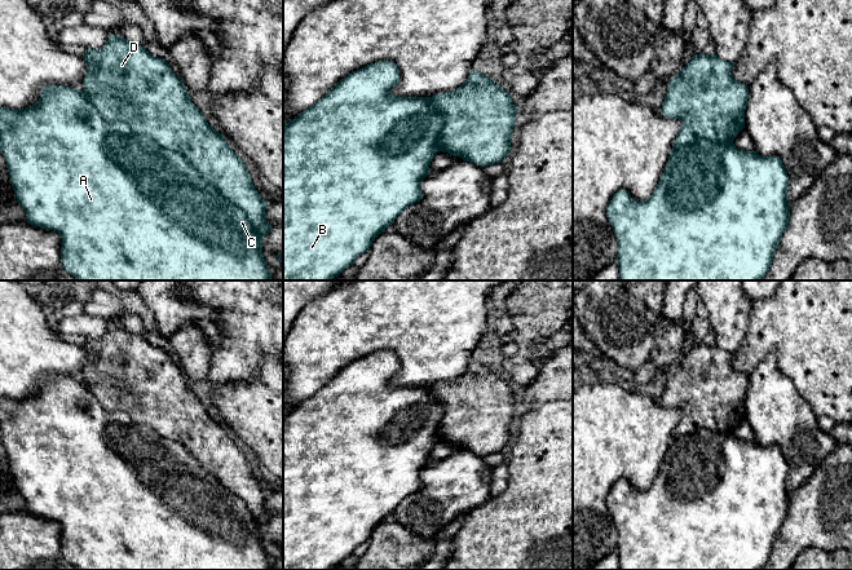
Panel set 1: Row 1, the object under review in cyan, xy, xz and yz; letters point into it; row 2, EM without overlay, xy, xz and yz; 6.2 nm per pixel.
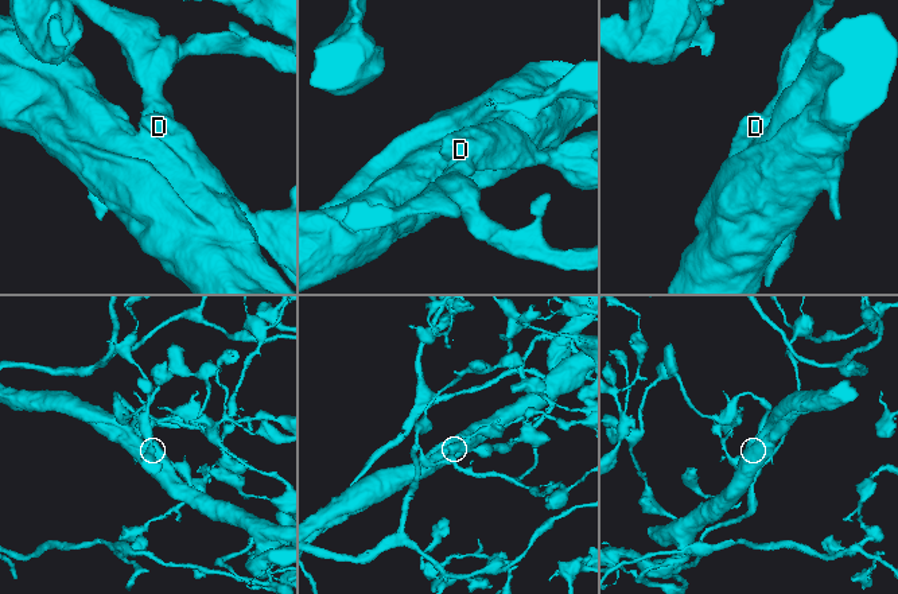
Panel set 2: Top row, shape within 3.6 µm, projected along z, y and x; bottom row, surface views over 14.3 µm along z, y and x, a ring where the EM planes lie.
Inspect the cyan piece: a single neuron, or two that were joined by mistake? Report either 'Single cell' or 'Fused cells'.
Fused cells

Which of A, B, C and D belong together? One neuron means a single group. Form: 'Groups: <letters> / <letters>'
Groups: A B C / D

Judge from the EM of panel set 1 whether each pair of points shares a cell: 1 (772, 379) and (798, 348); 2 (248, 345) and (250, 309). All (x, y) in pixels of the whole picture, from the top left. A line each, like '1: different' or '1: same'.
1: different
2: same

